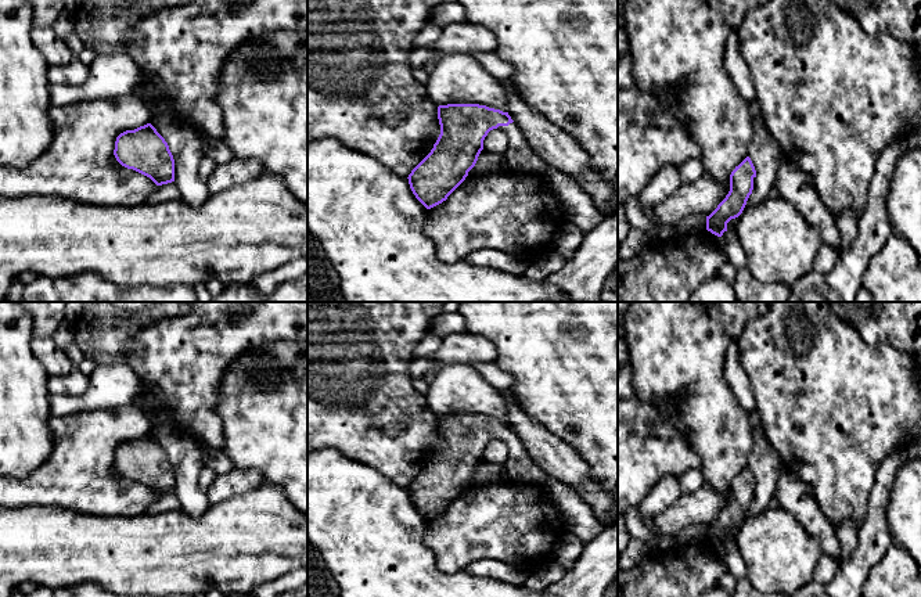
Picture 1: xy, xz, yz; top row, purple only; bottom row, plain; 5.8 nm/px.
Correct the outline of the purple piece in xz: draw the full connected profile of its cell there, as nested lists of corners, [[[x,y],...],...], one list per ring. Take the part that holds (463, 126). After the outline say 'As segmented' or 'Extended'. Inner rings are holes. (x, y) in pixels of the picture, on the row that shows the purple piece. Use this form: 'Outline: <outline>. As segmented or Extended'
Outline: [[[447,104],[438,107],[438,119],[440,134],[433,148],[407,177],[413,194],[427,209],[446,201],[465,180],[493,129],[507,136],[503,155],[508,170],[542,177],[547,172],[547,163],[530,148],[508,112],[479,104]]]. Extended

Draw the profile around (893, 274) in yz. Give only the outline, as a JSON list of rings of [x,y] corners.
[[[897,233],[871,258],[861,280],[874,302],[921,302],[921,260]]]

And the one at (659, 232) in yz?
[[[652,222],[652,229],[645,231],[650,240],[666,240],[672,235],[670,224],[659,224]]]

